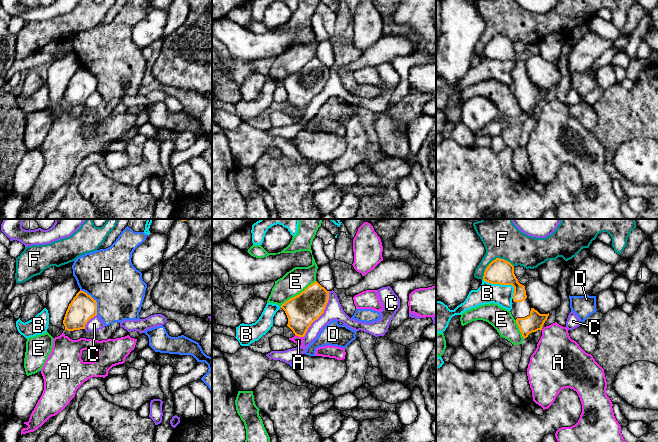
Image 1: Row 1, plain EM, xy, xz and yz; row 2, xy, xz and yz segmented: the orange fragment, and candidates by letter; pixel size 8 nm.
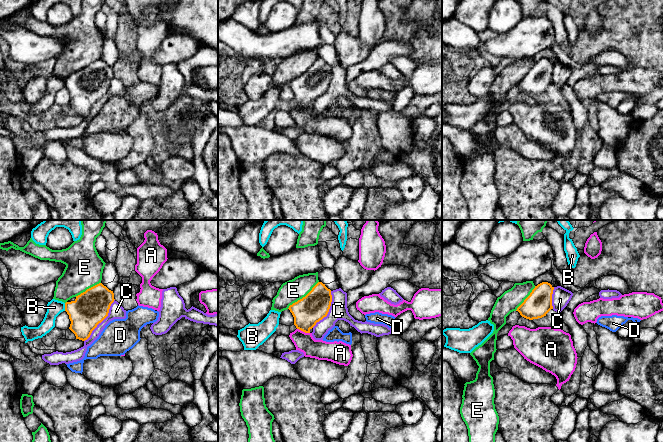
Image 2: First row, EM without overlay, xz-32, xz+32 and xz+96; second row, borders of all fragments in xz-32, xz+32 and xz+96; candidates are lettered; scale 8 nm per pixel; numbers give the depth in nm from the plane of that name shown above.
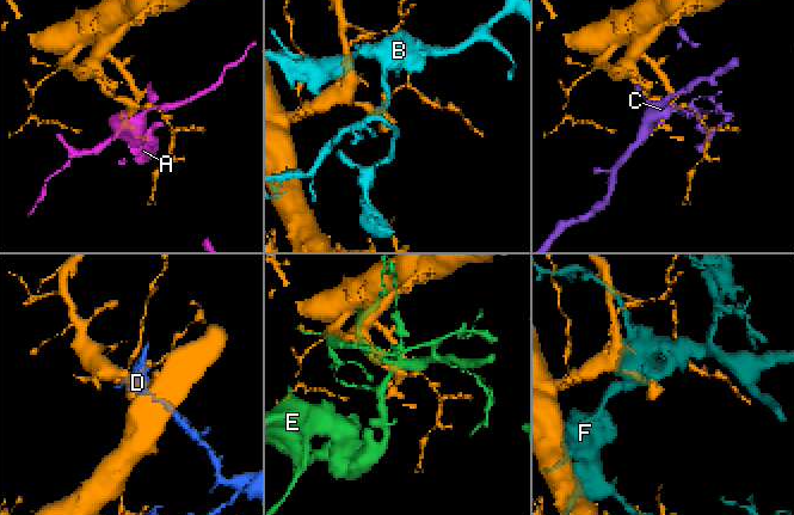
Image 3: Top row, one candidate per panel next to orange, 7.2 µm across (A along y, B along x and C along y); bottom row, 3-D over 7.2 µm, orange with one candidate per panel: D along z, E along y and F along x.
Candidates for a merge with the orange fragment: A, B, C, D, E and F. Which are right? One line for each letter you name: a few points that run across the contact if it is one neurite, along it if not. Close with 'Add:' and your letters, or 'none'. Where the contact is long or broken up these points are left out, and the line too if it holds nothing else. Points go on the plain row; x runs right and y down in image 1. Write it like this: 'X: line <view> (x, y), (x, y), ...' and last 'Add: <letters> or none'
Add: none

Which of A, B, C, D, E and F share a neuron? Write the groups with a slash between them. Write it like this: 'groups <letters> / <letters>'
groups A / B / C / D / E / F

